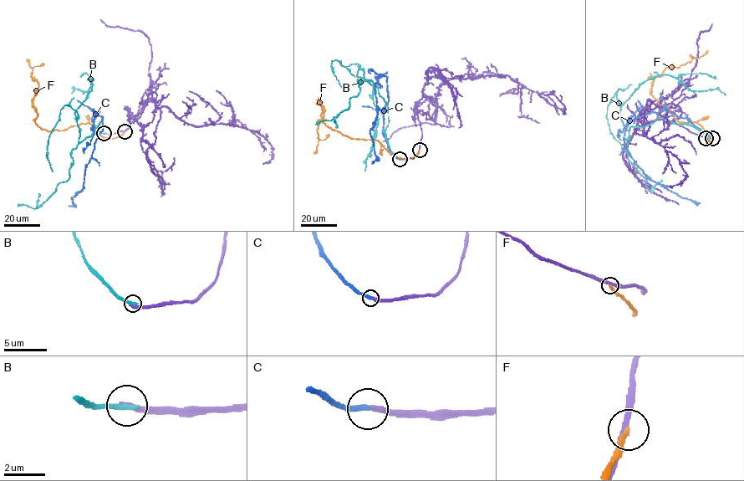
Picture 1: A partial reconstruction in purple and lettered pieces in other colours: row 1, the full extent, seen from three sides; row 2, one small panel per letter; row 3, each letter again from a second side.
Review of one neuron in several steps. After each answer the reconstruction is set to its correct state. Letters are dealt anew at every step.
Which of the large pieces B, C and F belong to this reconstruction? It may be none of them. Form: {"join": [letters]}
{"join": ["C"]}

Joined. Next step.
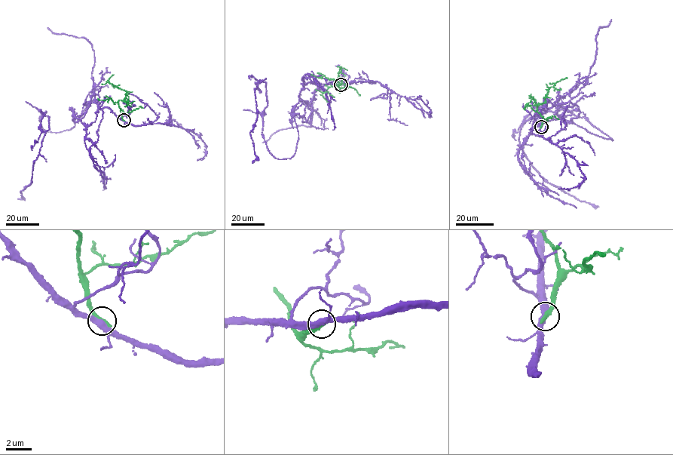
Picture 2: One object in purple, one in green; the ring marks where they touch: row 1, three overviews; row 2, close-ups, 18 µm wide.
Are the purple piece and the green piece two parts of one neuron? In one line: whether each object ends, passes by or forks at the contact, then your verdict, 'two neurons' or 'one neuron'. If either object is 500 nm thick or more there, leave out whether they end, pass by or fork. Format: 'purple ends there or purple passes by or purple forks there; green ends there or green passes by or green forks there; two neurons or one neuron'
purple passes by; green ends there; two neurons

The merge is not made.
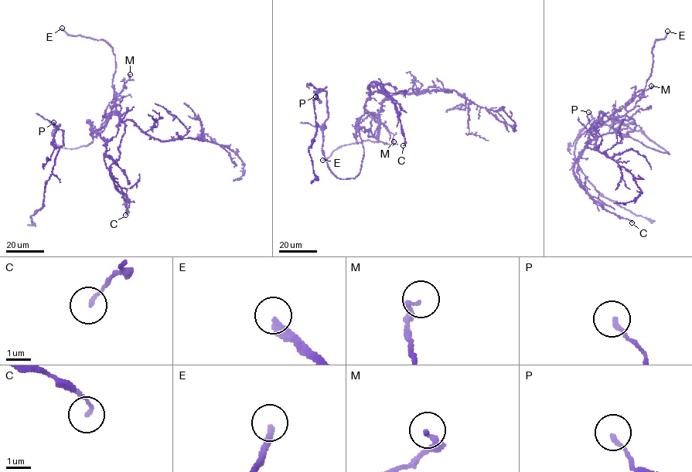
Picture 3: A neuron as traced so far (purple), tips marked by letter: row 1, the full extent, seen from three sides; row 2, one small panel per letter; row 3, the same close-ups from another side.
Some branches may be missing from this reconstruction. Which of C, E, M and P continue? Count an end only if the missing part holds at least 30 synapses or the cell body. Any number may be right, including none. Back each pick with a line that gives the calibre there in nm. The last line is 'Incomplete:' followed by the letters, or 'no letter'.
E: 280 nm thick
Incomplete: E

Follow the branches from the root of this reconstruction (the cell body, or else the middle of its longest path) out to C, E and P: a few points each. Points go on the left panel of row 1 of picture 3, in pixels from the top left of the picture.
C: (89, 144), (92, 132), (99, 133), (106, 141), (103, 161), (121, 189), (128, 212), (125, 215)
E: (89, 144), (90, 132), (103, 127), (114, 103), (115, 56), (102, 39), (69, 35), (62, 28)
P: (89, 144), (61, 147), (53, 137), (57, 127), (63, 131), (63, 144), (56, 147), (53, 122)

